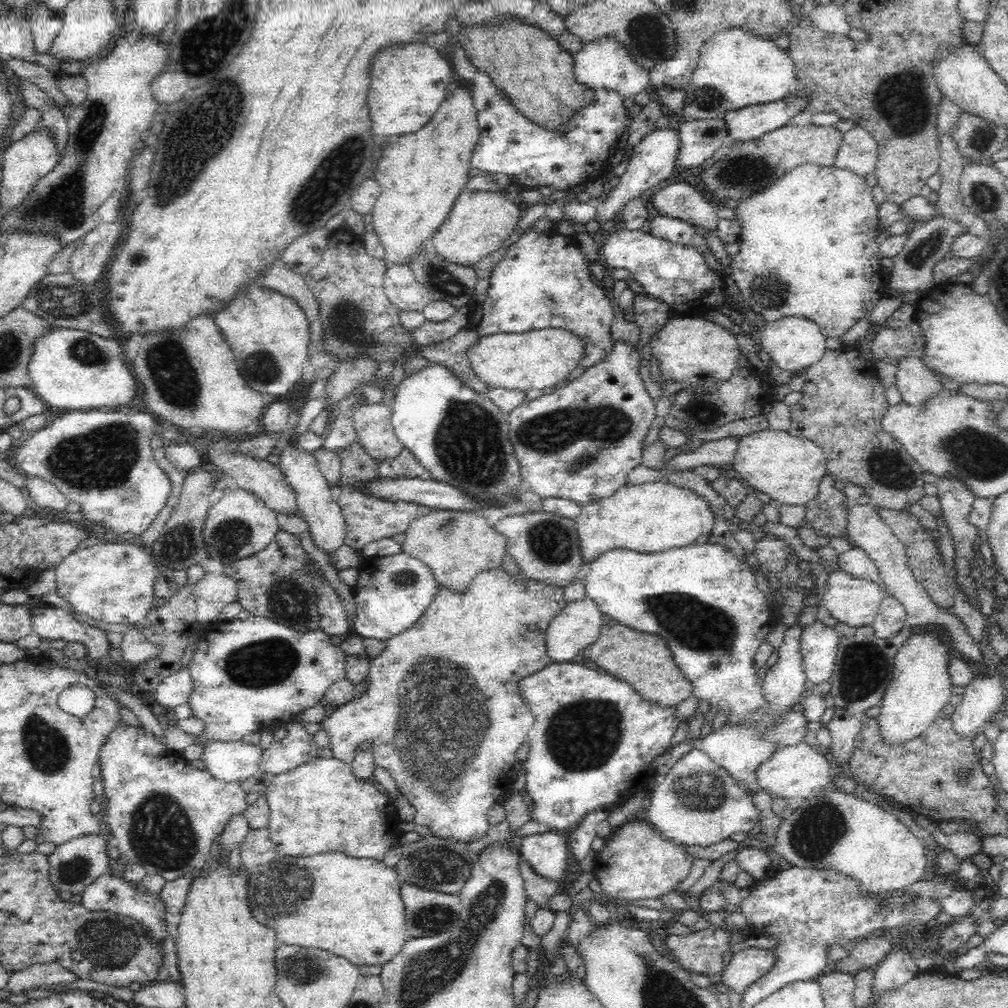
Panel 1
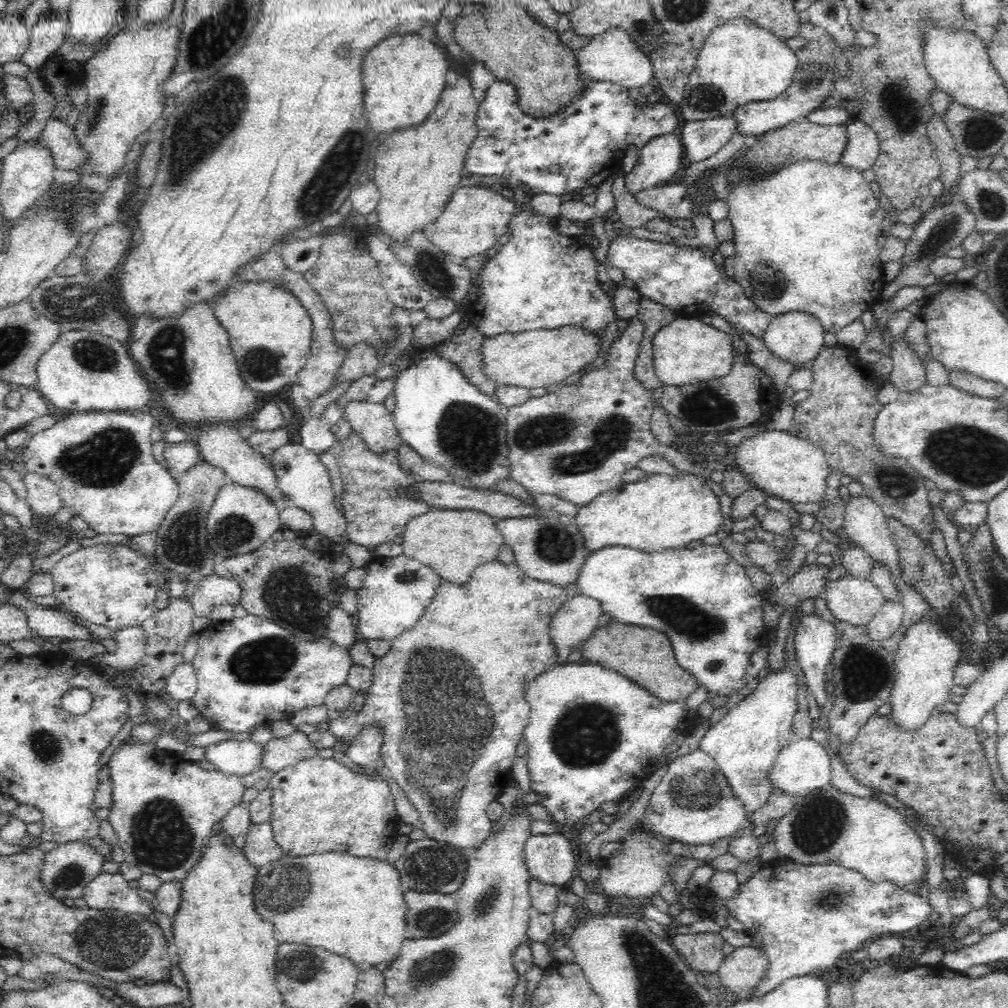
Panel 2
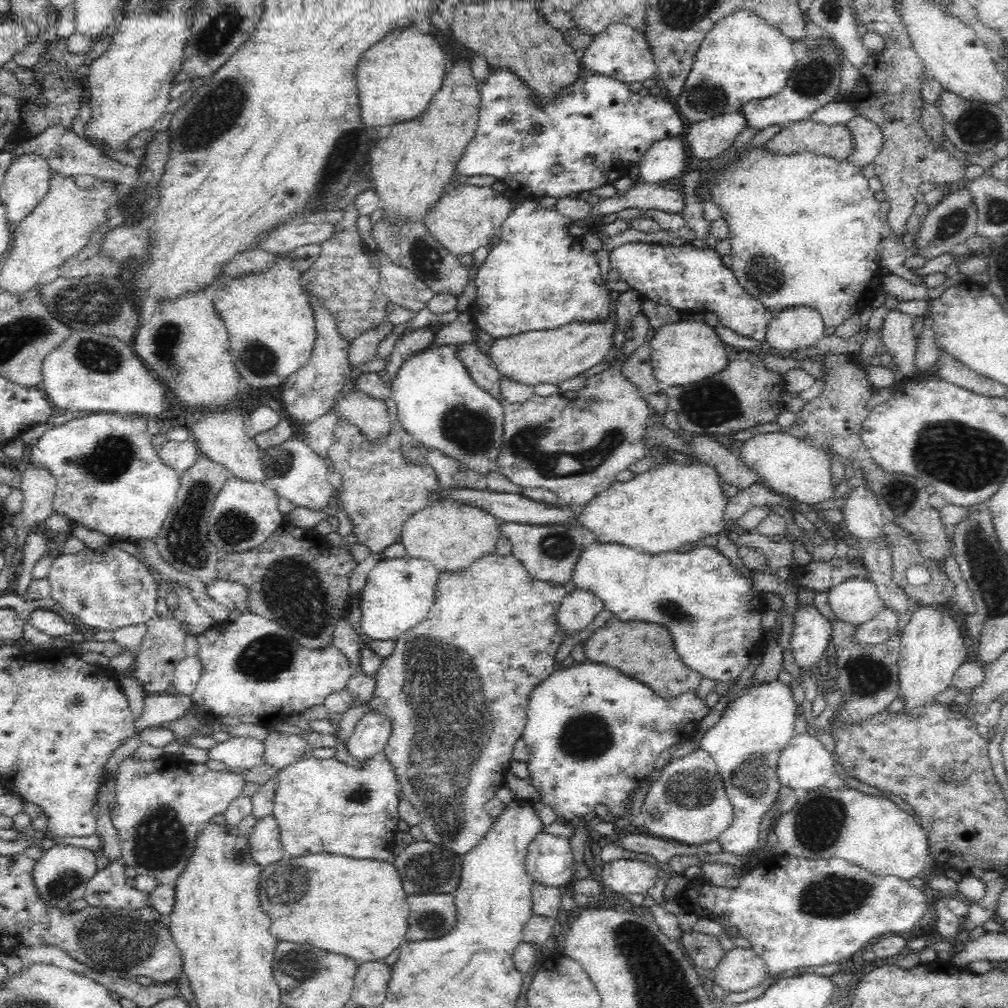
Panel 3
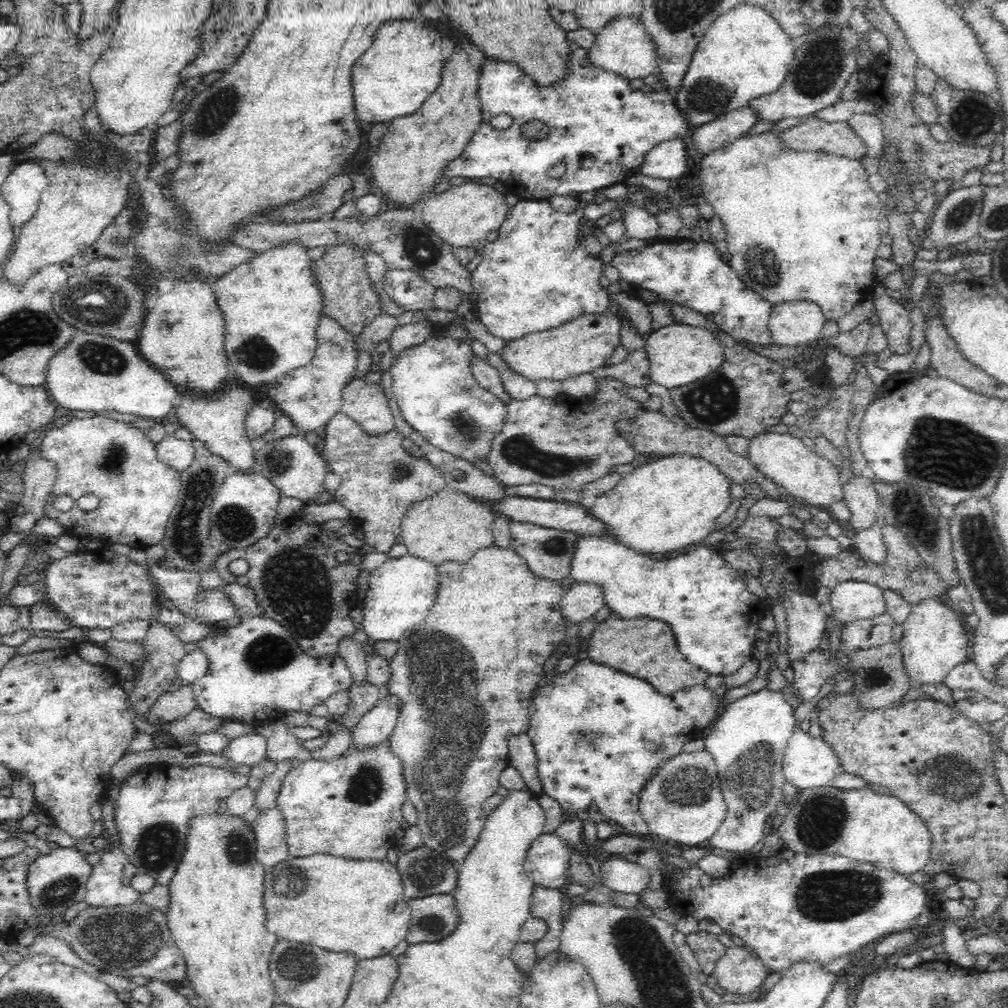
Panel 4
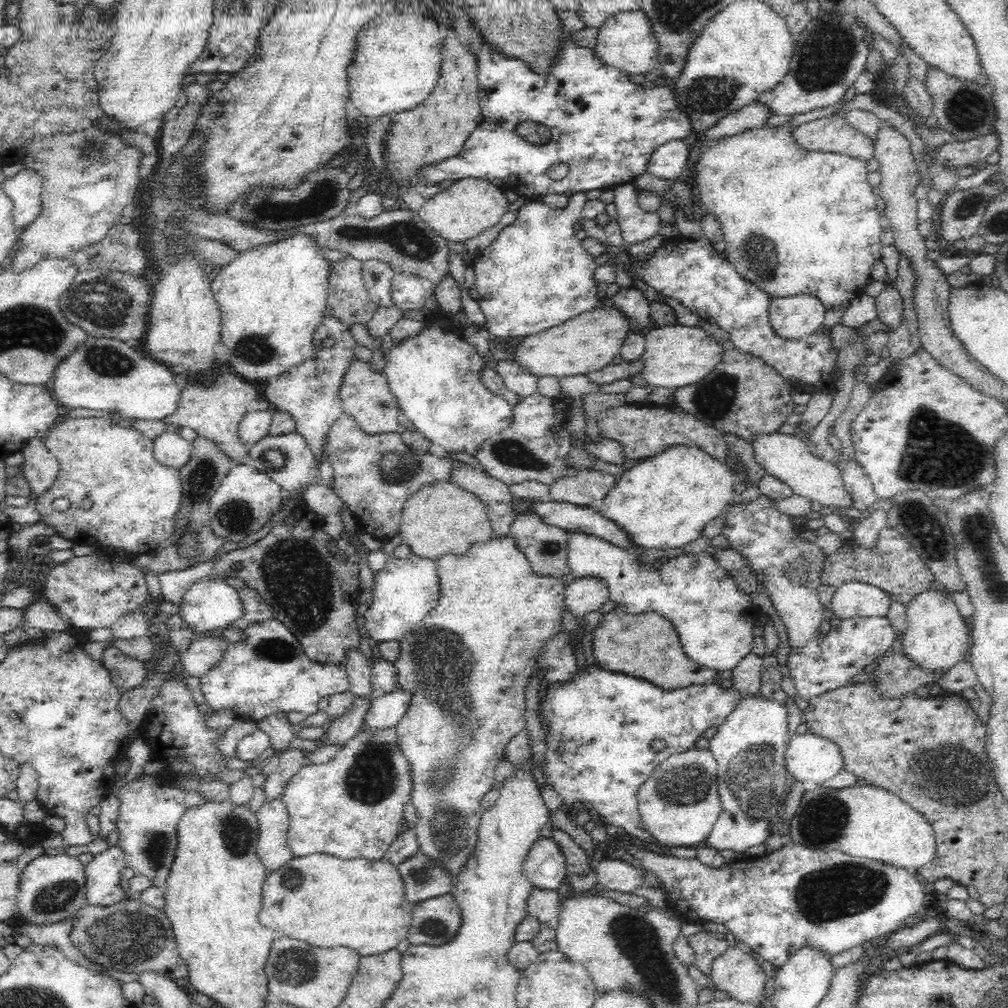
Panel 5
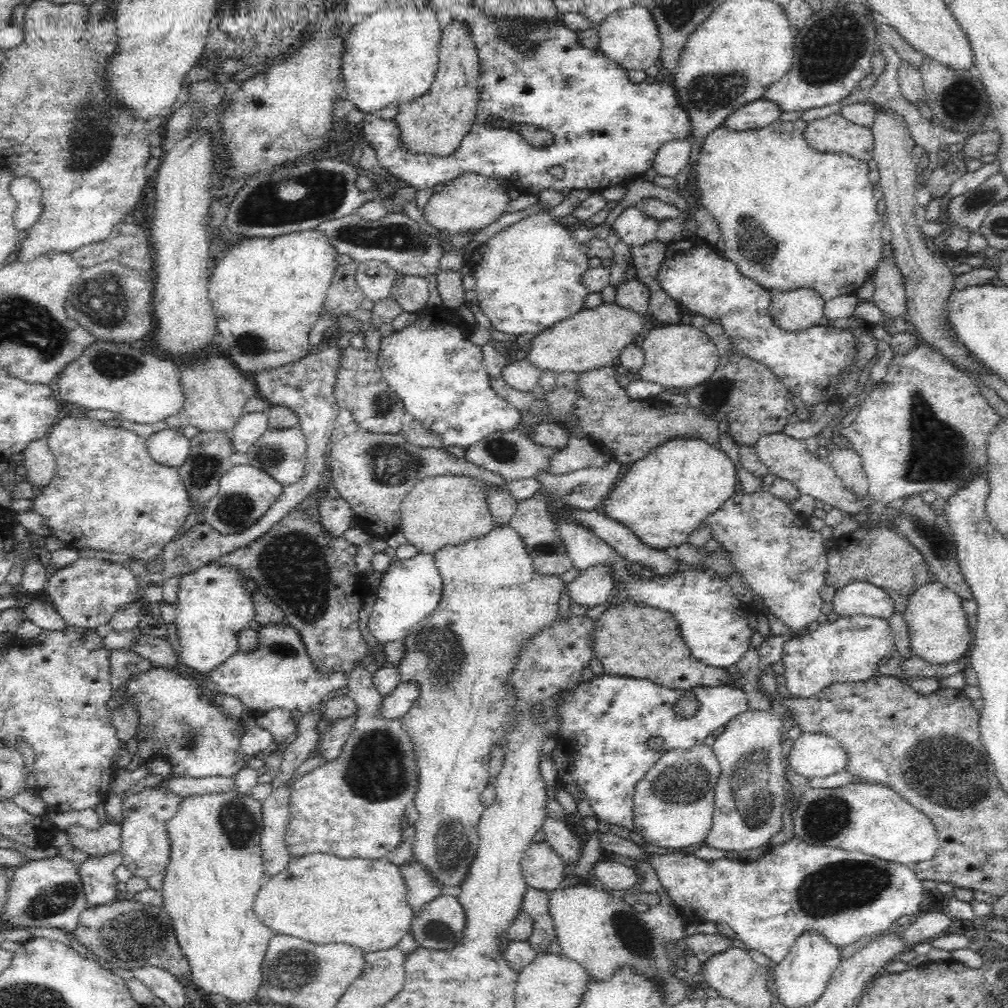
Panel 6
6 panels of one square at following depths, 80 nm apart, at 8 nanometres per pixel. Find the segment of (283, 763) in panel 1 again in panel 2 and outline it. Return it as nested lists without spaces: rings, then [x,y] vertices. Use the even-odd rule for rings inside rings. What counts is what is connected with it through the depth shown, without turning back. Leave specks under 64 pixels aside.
[[[296,729],[286,737],[271,739],[263,746],[261,767],[278,772],[287,766],[317,755],[312,737]]]

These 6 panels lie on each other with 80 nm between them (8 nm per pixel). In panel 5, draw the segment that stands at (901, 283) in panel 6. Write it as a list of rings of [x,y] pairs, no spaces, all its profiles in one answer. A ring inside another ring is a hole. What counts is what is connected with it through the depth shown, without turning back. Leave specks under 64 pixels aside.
[[[888,278],[884,280],[883,289],[874,297],[878,319],[893,331],[902,322],[902,312],[905,310],[904,299],[898,293],[894,281]]]

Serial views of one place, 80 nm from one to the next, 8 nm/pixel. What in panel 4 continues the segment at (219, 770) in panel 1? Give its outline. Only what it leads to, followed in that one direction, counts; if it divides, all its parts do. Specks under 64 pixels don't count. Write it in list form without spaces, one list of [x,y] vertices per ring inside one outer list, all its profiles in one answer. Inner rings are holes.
[[[258,733],[240,736],[231,740],[220,755],[236,765],[252,767],[267,758],[266,737]]]

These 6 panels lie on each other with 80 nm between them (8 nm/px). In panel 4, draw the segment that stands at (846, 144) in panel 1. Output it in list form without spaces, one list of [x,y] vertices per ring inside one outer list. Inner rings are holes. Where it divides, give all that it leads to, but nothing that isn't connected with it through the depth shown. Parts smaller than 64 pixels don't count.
[[[856,113],[847,123],[864,141],[864,145],[868,147],[868,152],[863,158],[878,157],[884,141],[883,125],[879,116],[868,113]]]

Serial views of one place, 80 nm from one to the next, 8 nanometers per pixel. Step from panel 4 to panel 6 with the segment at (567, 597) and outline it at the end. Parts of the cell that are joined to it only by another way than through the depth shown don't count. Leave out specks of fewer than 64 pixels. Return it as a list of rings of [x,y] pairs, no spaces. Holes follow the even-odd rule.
[[[598,564],[580,570],[576,579],[567,584],[571,600],[587,609],[606,603],[612,589],[616,586],[616,570],[613,564]]]

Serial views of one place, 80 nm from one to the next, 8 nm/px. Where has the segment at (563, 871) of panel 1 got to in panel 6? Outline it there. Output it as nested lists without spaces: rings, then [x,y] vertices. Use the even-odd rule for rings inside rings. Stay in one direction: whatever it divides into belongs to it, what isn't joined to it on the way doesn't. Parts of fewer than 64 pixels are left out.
[[[545,841],[532,843],[520,863],[528,889],[551,891],[564,880],[565,862]]]

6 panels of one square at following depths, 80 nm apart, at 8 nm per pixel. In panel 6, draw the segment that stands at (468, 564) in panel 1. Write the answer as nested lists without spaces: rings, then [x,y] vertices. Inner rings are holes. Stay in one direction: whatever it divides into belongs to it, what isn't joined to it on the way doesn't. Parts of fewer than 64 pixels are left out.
[[[430,475],[415,482],[401,502],[400,531],[420,553],[433,554],[448,544],[480,538],[495,525],[488,506],[488,487],[472,475]]]

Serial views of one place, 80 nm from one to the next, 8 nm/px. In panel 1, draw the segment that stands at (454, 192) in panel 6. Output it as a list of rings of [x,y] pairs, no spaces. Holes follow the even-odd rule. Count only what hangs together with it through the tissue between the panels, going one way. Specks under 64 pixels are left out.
[[[464,188],[429,243],[446,261],[471,267],[496,252],[516,231],[518,221],[522,218],[517,205],[517,202],[506,200],[500,192]]]

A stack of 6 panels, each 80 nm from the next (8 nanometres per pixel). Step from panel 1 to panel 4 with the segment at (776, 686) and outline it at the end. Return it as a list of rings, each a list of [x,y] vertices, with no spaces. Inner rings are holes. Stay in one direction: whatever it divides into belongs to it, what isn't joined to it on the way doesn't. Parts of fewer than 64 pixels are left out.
[[[777,692],[748,694],[729,704],[725,712],[704,734],[705,750],[715,760],[719,788],[726,805],[726,818],[706,841],[706,846],[733,853],[745,853],[772,828],[772,812],[783,811],[782,760],[795,724],[794,709]]]

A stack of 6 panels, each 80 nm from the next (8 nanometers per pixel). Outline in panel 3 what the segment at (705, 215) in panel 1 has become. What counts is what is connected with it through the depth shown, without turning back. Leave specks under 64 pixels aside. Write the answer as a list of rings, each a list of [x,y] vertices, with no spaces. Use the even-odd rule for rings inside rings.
[[[636,180],[624,194],[602,199],[591,208],[589,214],[592,218],[598,219],[628,209],[656,209],[676,214],[684,208],[684,203],[682,190],[665,189],[657,183]]]

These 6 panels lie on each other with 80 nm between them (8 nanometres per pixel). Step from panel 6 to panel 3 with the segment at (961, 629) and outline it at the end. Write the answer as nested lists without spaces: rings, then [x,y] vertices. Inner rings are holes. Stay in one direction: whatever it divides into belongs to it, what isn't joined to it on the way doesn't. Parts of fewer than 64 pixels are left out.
[[[920,606],[912,612],[910,620],[900,631],[900,654],[898,658],[901,691],[904,709],[917,713],[919,708],[952,686],[952,678],[966,660],[966,642],[956,620],[937,606]]]

